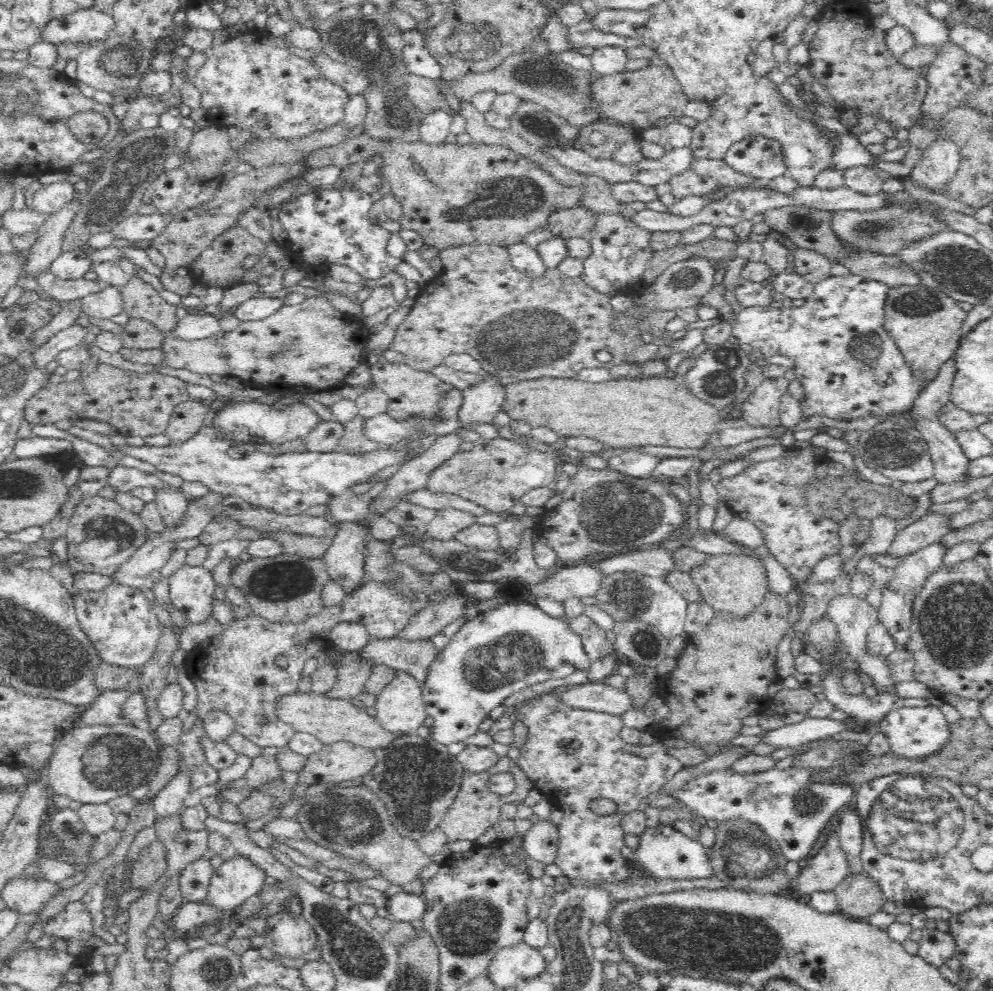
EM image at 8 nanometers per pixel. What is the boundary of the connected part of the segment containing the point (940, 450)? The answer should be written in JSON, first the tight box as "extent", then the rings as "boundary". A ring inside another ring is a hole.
{"extent":[887,357,970,484],"boundary":[[[952,357],[946,364],[942,365],[938,376],[934,378],[933,382],[930,382],[925,387],[925,390],[912,402],[912,406],[910,406],[908,412],[904,412],[904,414],[892,414],[887,419],[892,420],[892,422],[898,422],[898,424],[904,424],[904,426],[910,426],[910,428],[914,428],[920,432],[920,435],[922,435],[929,447],[931,460],[934,464],[933,478],[940,484],[958,482],[958,480],[970,480],[966,477],[966,466],[968,466],[969,459],[965,456],[957,440],[957,436],[951,434],[938,419],[939,411],[950,402],[950,387],[951,382],[954,380],[954,373],[955,366]]]}

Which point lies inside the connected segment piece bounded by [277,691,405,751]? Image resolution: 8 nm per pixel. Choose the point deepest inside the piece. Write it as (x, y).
(331, 721)

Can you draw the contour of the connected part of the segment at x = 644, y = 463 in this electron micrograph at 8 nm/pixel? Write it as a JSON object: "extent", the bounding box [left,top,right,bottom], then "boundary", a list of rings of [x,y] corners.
{"extent":[608,448,663,478],"boundary":[[[637,448],[624,450],[618,456],[608,460],[610,470],[616,470],[626,476],[634,478],[648,478],[653,474],[663,457],[648,452],[638,452]]]}

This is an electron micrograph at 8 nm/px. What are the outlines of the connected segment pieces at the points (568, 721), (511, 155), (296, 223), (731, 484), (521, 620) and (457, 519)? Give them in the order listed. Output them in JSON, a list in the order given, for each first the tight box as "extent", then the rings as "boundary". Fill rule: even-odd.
[{"extent":[515,694,685,882],"boundary":[[[544,694],[530,699],[517,708],[515,718],[527,727],[527,740],[520,747],[517,765],[526,773],[534,788],[552,798],[553,808],[562,810],[562,820],[558,826],[558,848],[553,862],[568,878],[584,878],[599,882],[622,882],[630,878],[625,870],[625,858],[620,849],[625,846],[625,832],[621,820],[625,814],[636,811],[650,794],[659,793],[666,782],[670,782],[685,763],[674,754],[670,755],[662,741],[652,745],[628,744],[620,738],[621,716],[580,708],[570,708],[559,702],[553,695]],[[608,798],[616,803],[616,812],[600,816],[590,810],[590,801]]]},{"extent":[308,132,581,250],"boundary":[[[362,132],[334,146],[314,149],[308,156],[312,156],[312,166],[338,166],[344,169],[350,164],[368,160],[374,153],[380,153],[384,157],[380,168],[384,178],[388,180],[391,195],[401,203],[403,214],[399,223],[402,228],[415,230],[422,236],[424,245],[435,246],[438,250],[450,245],[478,243],[507,247],[513,242],[522,241],[535,228],[547,226],[552,212],[575,207],[581,197],[581,190],[556,182],[528,158],[496,144],[471,142],[460,145],[445,141],[432,146],[420,140],[394,144],[390,141],[378,141]]]},{"extent":[273,185,402,279],"boundary":[[[347,185],[340,190],[312,190],[280,205],[273,214],[288,232],[285,250],[294,266],[302,266],[305,272],[315,275],[327,274],[330,264],[346,265],[364,279],[380,278],[394,271],[402,259],[388,252],[391,232],[371,222],[369,211],[373,202],[370,195]]]},{"extent":[715,443,842,583],"boundary":[[[789,443],[786,451],[776,460],[764,460],[748,466],[736,476],[722,478],[715,483],[721,502],[732,512],[749,520],[764,537],[764,547],[776,559],[781,568],[787,570],[797,583],[812,574],[823,559],[838,554],[842,548],[838,530],[841,522],[832,517],[810,512],[806,505],[806,490],[816,480],[816,465],[831,460],[814,454],[816,446],[795,449]]]},{"extent":[422,599,593,746],"boundary":[[[532,599],[516,604],[499,604],[499,607],[494,610],[479,612],[474,619],[466,620],[458,629],[458,632],[454,635],[450,644],[436,656],[436,660],[432,662],[432,666],[430,666],[430,670],[428,671],[427,679],[423,685],[422,697],[428,716],[434,719],[434,723],[430,729],[430,736],[432,740],[446,746],[453,742],[466,740],[469,736],[479,731],[478,726],[485,718],[488,718],[488,714],[491,710],[499,706],[512,694],[520,692],[520,688],[522,688],[522,690],[524,688],[532,688],[537,682],[541,683],[545,680],[552,680],[552,678],[564,678],[573,672],[586,672],[586,670],[591,667],[592,663],[593,661],[583,647],[580,635],[572,630],[567,620],[561,620],[546,614],[533,603]]]},{"extent":[425,507,476,541],"boundary":[[[454,507],[439,508],[434,518],[425,526],[426,534],[432,539],[450,541],[455,534],[476,523],[476,515]]]}]

